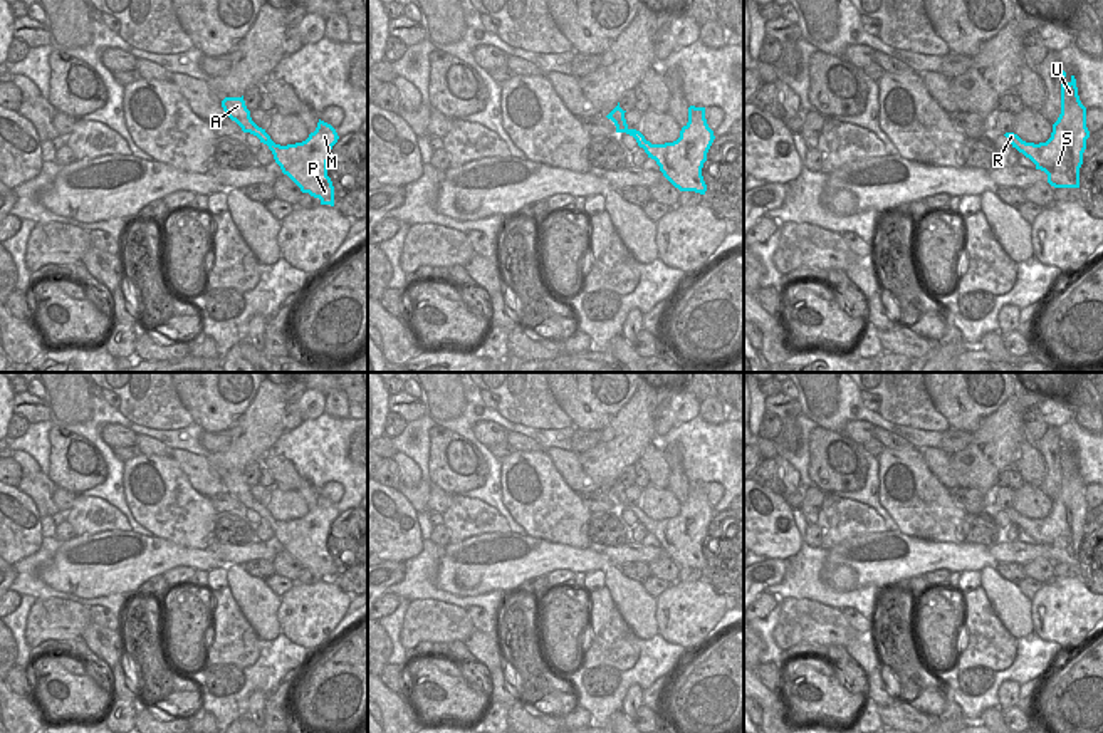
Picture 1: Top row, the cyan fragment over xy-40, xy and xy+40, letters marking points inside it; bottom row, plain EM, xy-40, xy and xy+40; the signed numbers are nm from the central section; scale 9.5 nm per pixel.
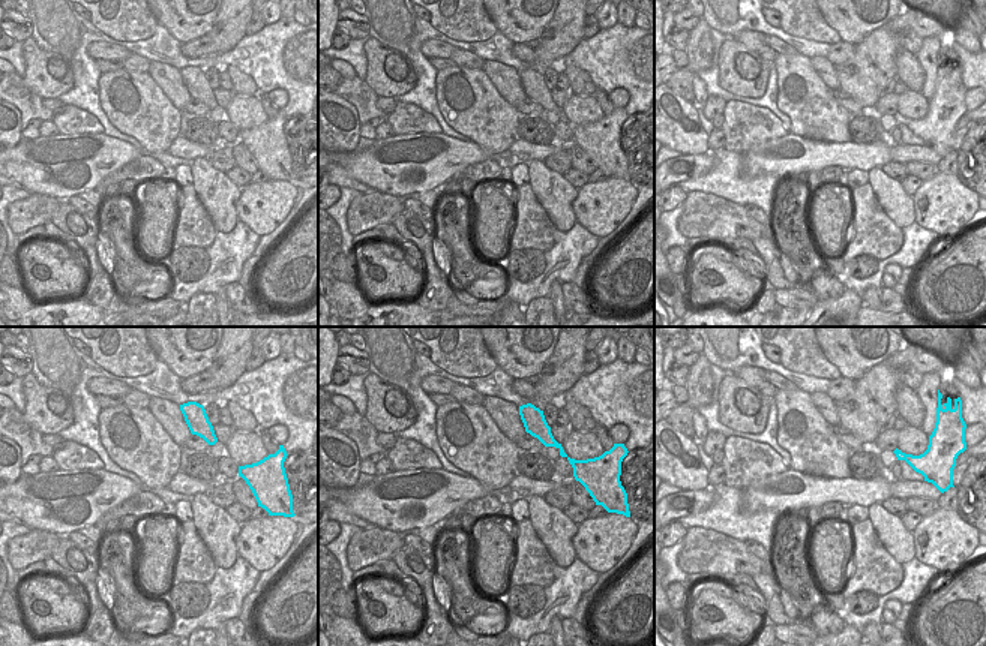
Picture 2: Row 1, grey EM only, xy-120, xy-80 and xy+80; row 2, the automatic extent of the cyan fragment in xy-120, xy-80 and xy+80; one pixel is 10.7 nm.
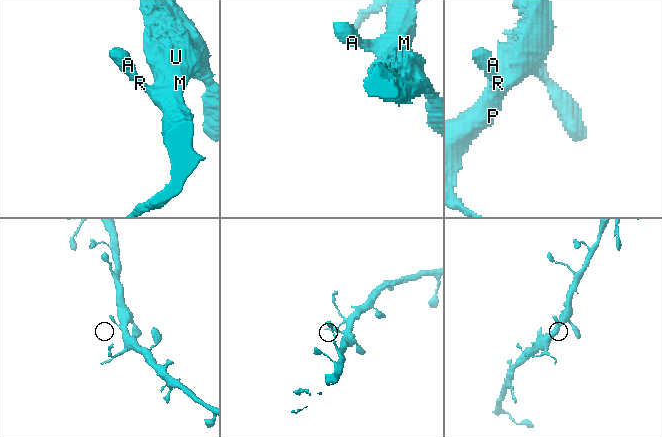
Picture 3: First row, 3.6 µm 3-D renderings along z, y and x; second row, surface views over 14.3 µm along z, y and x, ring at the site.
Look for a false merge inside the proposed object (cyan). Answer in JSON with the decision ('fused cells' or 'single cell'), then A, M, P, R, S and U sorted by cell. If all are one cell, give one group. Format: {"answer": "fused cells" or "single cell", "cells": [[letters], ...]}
{"answer": "single cell", "cells": [["A", "M", "P", "R", "S", "U"]]}

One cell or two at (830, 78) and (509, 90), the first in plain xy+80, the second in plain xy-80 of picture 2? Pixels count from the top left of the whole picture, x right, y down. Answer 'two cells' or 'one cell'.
one cell

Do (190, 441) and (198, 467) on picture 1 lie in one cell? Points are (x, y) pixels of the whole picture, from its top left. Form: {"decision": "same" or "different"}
{"decision": "different"}

